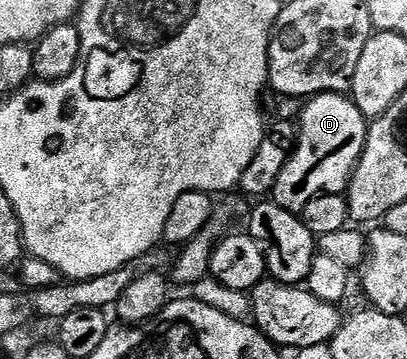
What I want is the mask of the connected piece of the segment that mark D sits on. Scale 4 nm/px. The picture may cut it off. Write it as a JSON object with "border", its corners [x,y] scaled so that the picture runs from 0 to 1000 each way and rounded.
{"border":[[[794,256],[752,281],[744,315],[730,323],[730,387],[725,415],[700,451],[676,510],[673,565],[700,585],[742,593],[759,552],[789,540],[845,543],[862,501],[892,398],[902,393],[907,337],[877,306],[860,265],[840,256]]]}

